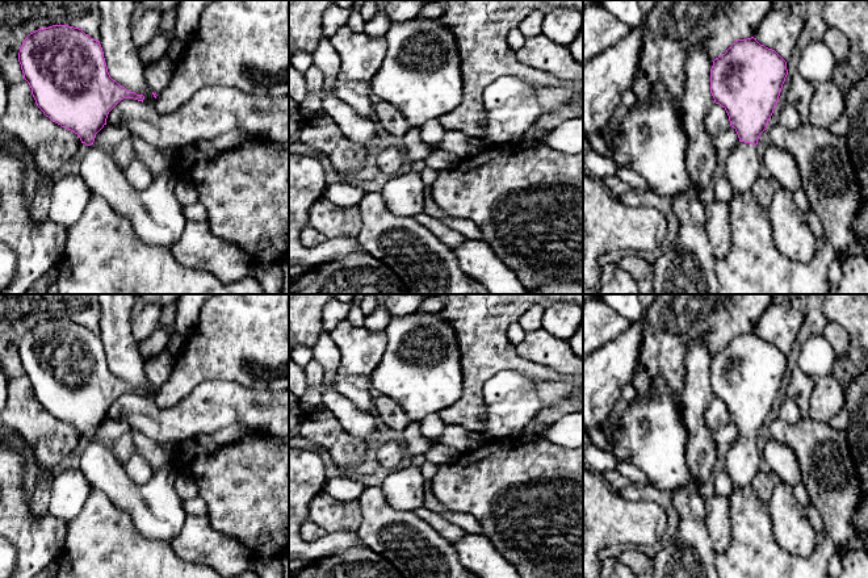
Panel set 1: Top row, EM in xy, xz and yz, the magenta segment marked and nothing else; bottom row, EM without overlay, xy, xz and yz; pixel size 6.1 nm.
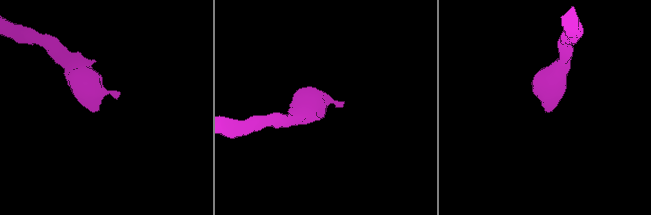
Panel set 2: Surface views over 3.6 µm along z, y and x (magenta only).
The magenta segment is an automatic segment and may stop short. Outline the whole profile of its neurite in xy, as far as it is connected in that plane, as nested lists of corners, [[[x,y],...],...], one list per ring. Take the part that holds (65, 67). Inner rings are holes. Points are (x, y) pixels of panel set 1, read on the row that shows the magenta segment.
[[[53,25],[30,33],[22,42],[18,62],[37,106],[53,122],[77,134],[81,143],[88,146],[77,172],[92,194],[104,197],[118,214],[127,218],[142,242],[171,251],[186,223],[175,194],[175,172],[167,169],[155,176],[150,187],[138,190],[127,181],[113,151],[95,142],[96,134],[106,125],[109,112],[121,100],[134,99],[143,102],[144,96],[127,91],[110,78],[100,41],[79,28]]]

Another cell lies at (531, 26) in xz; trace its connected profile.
[[[536,9],[528,14],[517,28],[527,39],[540,35],[542,34],[544,17],[545,13]]]

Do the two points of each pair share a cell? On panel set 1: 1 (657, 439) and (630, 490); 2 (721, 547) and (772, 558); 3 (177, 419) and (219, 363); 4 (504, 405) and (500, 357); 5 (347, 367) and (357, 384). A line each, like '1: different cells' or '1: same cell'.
1: different cells
2: different cells
3: different cells
4: different cells
5: different cells

